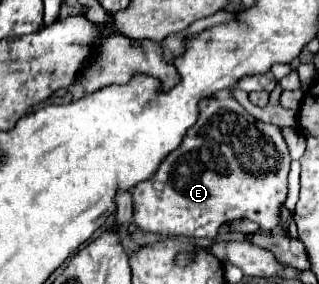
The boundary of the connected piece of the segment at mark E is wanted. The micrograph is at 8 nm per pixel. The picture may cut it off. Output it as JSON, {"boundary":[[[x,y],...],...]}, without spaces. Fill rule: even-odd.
{"boundary":[[[213,98],[203,102],[199,120],[185,134],[179,150],[171,152],[157,170],[157,176],[141,182],[131,190],[133,196],[133,222],[143,232],[157,232],[163,236],[187,236],[209,238],[217,236],[217,230],[225,222],[249,218],[257,222],[265,232],[271,232],[279,224],[281,206],[287,200],[287,174],[289,174],[289,148],[275,124],[255,120],[235,98]]]}

